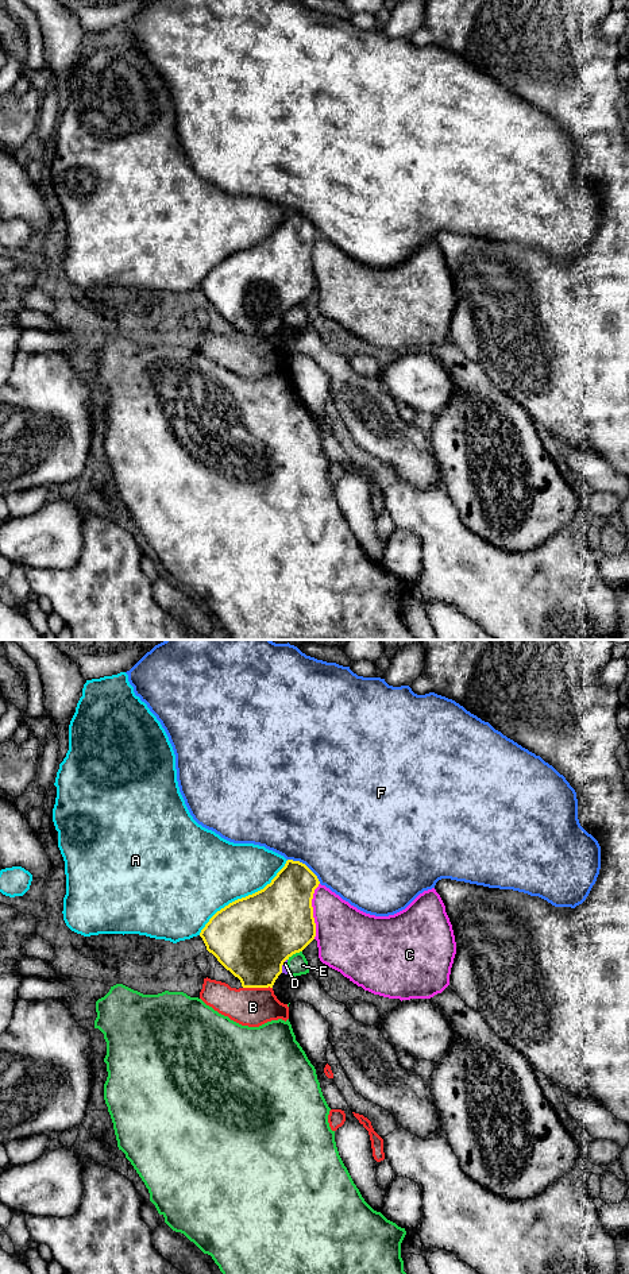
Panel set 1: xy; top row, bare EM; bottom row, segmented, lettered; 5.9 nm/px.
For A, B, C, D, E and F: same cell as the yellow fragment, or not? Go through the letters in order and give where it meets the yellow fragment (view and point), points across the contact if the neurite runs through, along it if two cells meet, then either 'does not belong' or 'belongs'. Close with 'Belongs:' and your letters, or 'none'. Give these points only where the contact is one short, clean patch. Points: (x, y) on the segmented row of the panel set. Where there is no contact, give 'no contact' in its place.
A: meets yellow in xy at (243, 898); does not belong
B: meets yellow in xy at (257, 987); border along xy (271, 987), (243, 988); does not belong
C: meets yellow in xy at (312, 911); does not belong
D: meets yellow in xy at (282, 964); does not belong
E: meets yellow in xy at (294, 953); does not belong
F: meets yellow in xy at (305, 865); does not belong
Belongs: none

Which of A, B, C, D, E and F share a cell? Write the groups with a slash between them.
A / B / C / D E / F

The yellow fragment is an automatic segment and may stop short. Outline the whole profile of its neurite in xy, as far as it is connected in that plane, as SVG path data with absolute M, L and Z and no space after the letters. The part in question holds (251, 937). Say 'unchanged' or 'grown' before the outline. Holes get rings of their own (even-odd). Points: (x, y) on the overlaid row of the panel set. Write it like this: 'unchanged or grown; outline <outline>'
unchanged; outline M288 860L263 889L217 911L201 930L207 950L242 982L243 988L273 988L282 965L316 937L312 899L320 881L302 862Z

